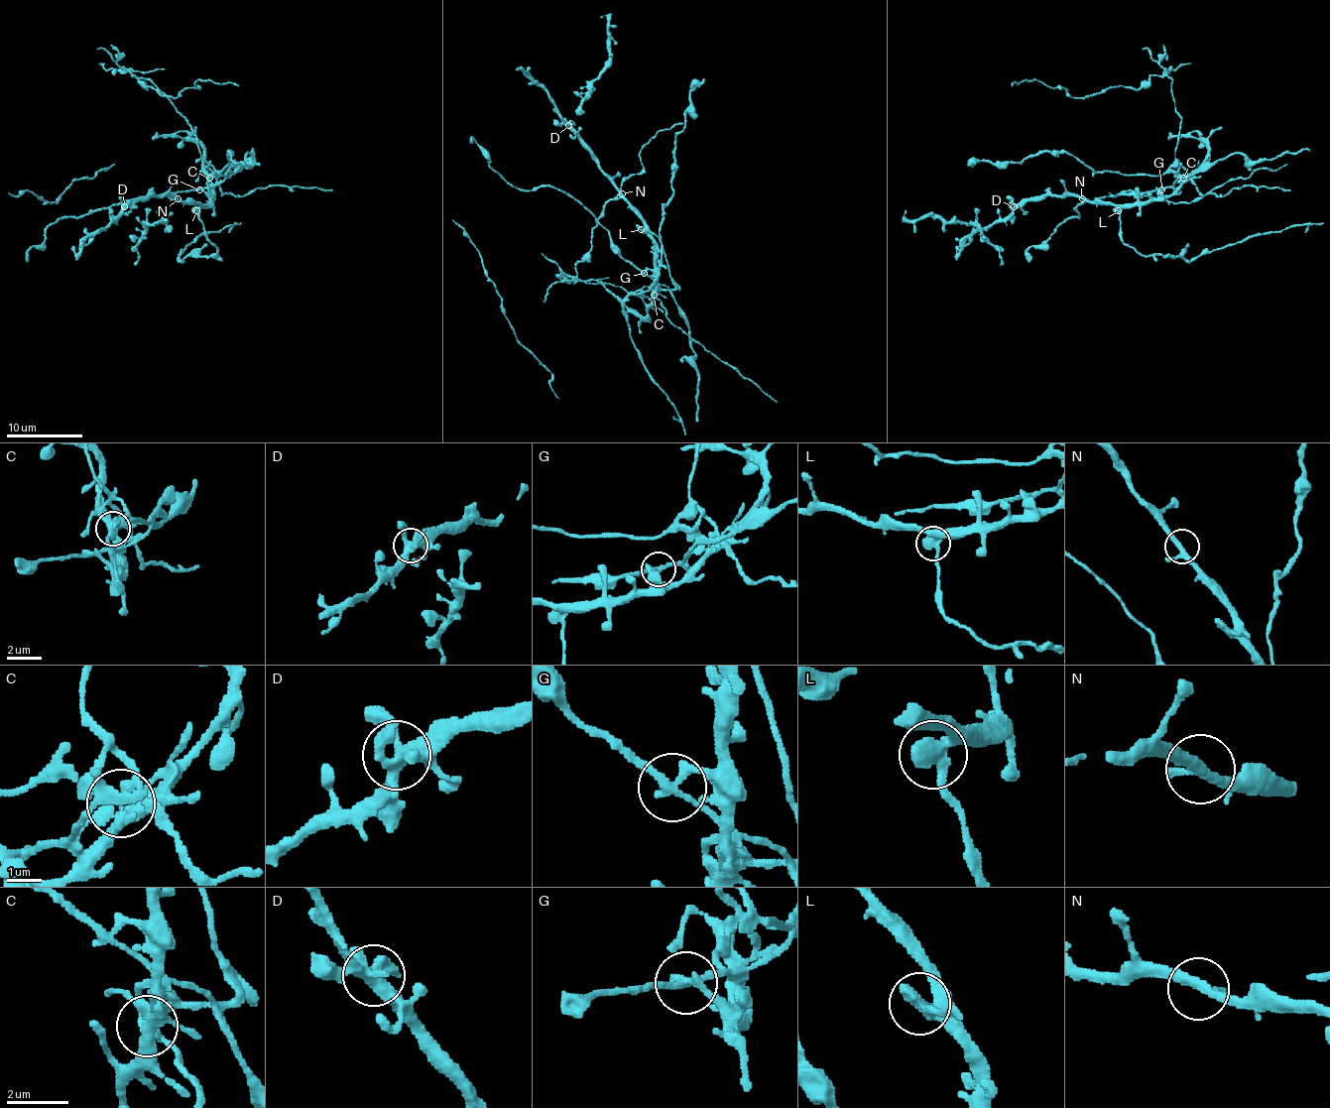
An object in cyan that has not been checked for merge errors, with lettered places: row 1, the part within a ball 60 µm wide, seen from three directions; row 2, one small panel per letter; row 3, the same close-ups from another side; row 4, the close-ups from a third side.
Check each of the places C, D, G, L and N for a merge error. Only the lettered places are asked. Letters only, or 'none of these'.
C, G, L

